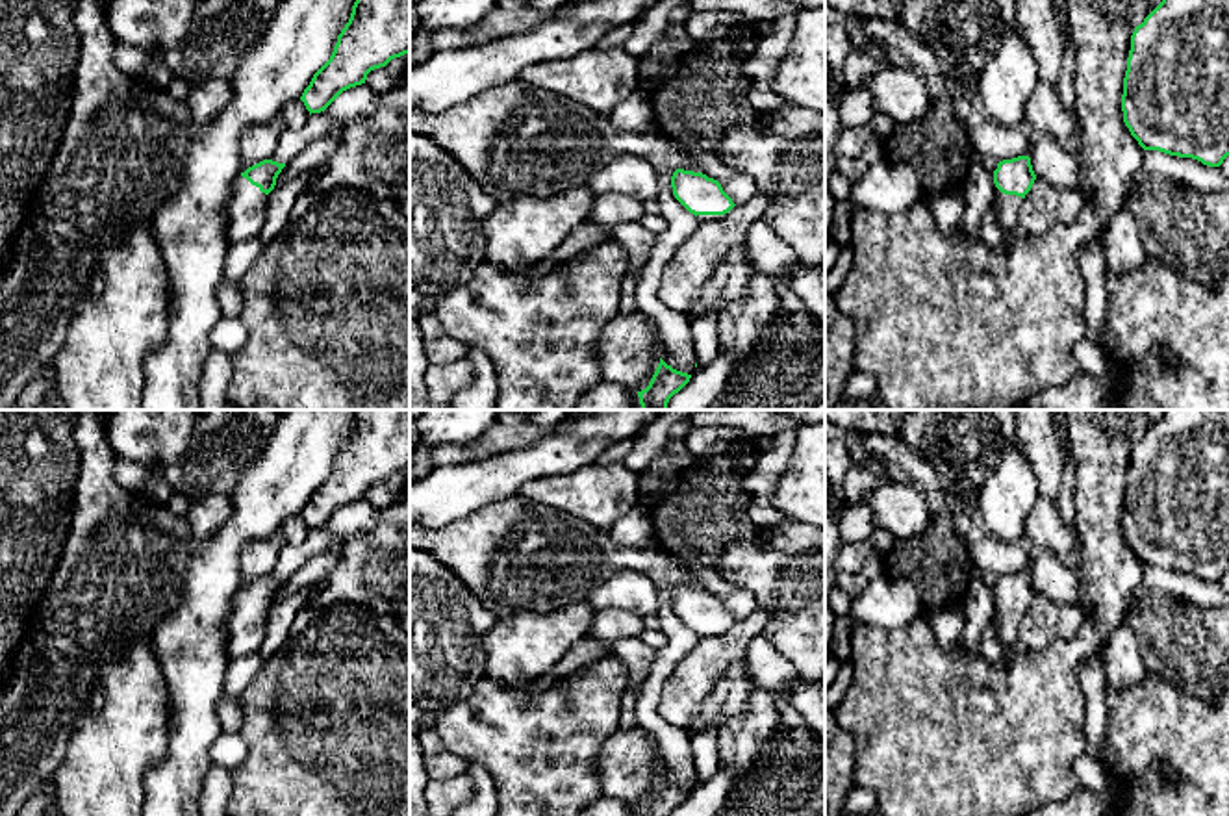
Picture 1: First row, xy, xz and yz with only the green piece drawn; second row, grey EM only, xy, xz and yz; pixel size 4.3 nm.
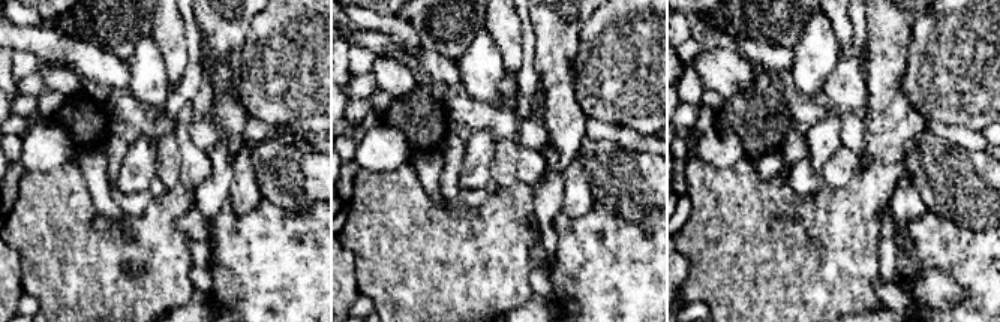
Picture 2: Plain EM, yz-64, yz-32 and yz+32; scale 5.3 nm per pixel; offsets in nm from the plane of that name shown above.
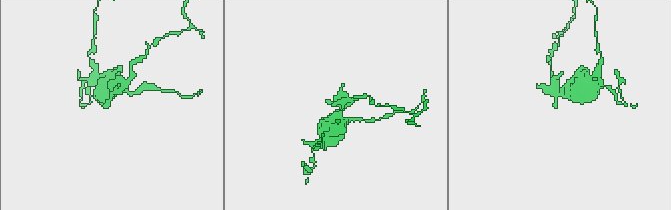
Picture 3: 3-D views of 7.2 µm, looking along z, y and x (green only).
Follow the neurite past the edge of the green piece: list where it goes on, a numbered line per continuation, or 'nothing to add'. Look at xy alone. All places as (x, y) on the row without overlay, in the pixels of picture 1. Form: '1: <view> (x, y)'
1: xy (247, 624)

